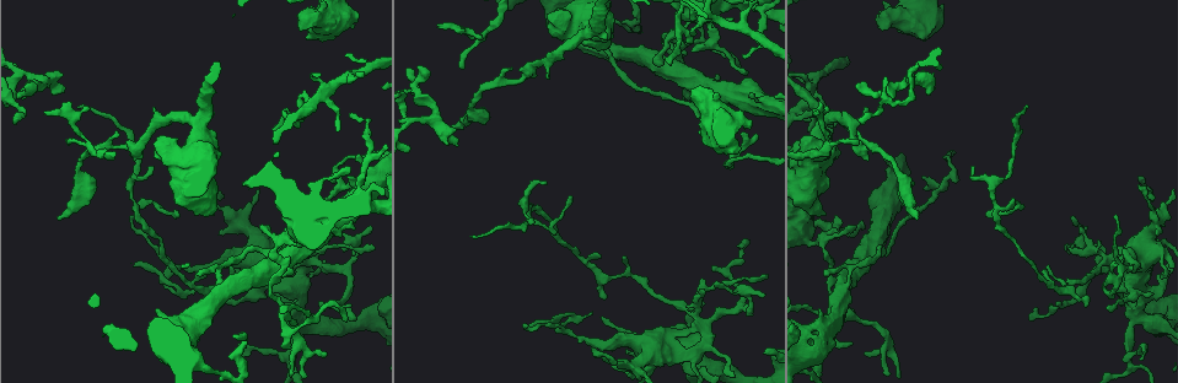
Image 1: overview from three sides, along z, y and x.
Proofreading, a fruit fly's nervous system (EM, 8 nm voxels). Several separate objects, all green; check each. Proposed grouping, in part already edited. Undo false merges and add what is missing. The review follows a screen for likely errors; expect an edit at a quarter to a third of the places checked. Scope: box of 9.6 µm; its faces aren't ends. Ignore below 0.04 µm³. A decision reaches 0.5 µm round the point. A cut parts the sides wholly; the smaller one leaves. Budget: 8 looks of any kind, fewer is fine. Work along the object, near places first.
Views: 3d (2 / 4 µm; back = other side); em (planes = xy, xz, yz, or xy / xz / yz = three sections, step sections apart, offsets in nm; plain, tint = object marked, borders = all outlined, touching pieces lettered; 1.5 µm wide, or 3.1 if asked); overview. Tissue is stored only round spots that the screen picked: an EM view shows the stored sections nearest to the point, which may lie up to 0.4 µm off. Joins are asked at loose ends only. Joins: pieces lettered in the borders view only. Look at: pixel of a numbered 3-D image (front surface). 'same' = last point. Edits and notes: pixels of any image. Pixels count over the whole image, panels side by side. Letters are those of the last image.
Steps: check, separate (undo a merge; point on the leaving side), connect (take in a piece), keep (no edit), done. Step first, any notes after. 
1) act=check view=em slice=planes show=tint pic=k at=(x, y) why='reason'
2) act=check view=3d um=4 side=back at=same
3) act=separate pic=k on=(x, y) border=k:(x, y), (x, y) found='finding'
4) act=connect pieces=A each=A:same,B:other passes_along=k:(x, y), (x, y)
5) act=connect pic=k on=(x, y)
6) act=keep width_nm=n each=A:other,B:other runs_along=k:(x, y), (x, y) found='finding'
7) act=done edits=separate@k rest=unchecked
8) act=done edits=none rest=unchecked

act=check view=em um=3.1 slice=planes show=borders pic=1 at=(570, 195) why='thin end'

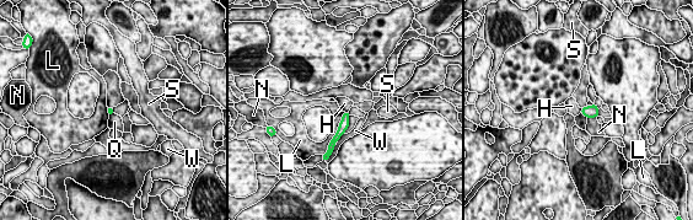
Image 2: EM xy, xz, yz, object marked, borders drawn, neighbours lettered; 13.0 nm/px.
act=keep longest_contact=L:550nm each=H:other,L:other,N:other,Q:other,S:other,W:other border=2:(344, 111), (348, 112) found='no lettered piece goes on from it'

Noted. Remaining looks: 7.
act=check view=3d um=4 pic=1 at=(850, 315) why='branch point'

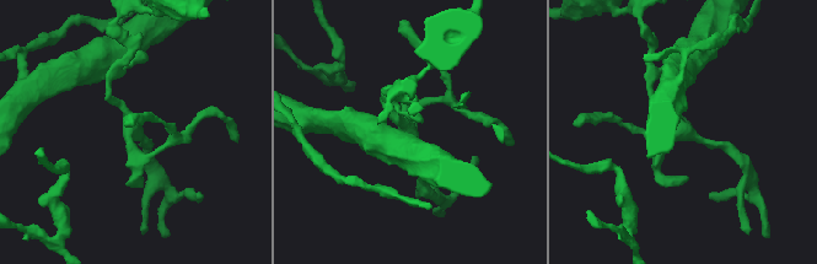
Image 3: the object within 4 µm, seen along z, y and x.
act=check view=em slice=planes show=borders pic=3 at=(679, 130) arms=3 why='need the tissue'

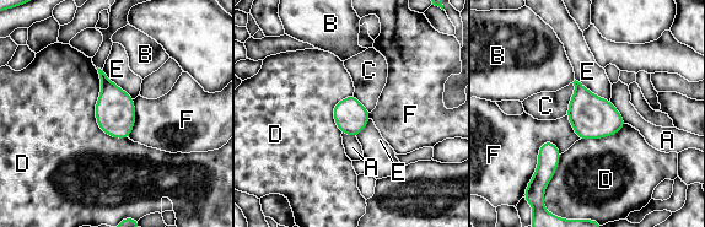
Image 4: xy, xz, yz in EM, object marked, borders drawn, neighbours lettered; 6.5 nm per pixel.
act=keep each=A:other,B:other,C:other,D:other,E:other,F:other border=4:(553, 141), (539, 146), (529, 179) found='one neuron here'

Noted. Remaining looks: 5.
act=check view=3d um=2 side=back pic=1 at=(1141, 318) why='thin arm on a thick one'

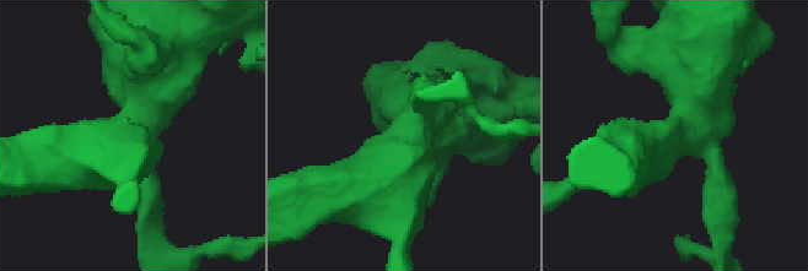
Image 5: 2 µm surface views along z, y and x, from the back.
act=check view=em slice=planes show=borders pic=5 at=(133, 130) why='now the EM'

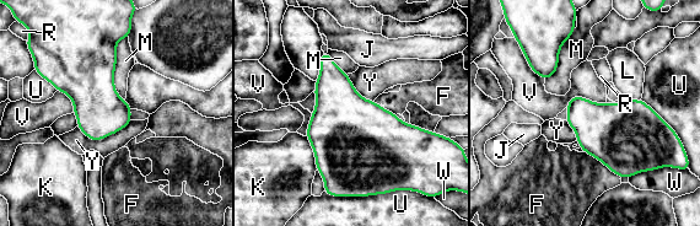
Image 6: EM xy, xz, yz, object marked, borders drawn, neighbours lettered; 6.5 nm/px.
act=keep each=F:other,J:other,K:other,L:other,M:other,R:other,U:other,V:other,W:other,Y:other arms=4 border=6:(606, 102), (572, 96), (565, 107) found='all the same neuron'

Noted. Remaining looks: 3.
act=done edits=none rest=unchecked

